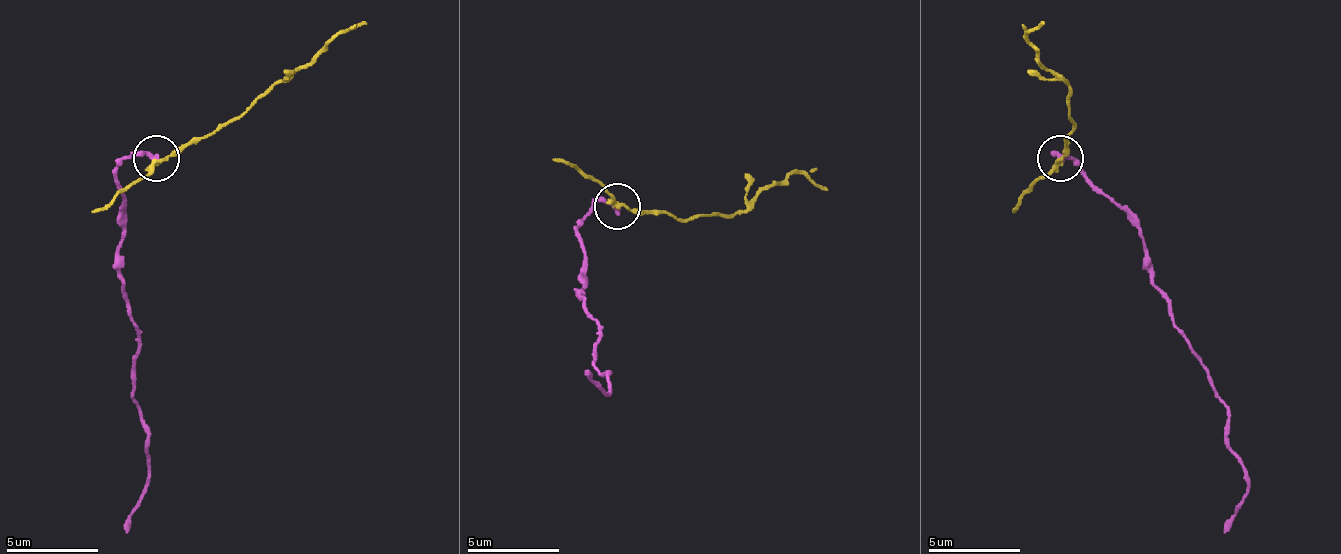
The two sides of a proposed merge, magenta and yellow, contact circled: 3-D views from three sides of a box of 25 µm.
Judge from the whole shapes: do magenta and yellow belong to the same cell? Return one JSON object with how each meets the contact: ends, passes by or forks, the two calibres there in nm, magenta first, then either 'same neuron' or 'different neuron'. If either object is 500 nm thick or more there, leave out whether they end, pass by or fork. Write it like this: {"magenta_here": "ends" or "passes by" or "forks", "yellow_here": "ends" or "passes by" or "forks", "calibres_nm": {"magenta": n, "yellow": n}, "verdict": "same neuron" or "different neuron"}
{"magenta_here": "ends", "yellow_here": "passes by", "calibres_nm": {"magenta": 260, "yellow": 190}, "verdict": "different neuron"}

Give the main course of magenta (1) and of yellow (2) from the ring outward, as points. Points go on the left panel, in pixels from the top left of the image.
1: (155, 159), (136, 155), (118, 169), (122, 284), (136, 331), (132, 400), (141, 410), (150, 484), (127, 535)
2: (155, 159), (234, 122), (275, 85), (331, 44), (368, 25)

